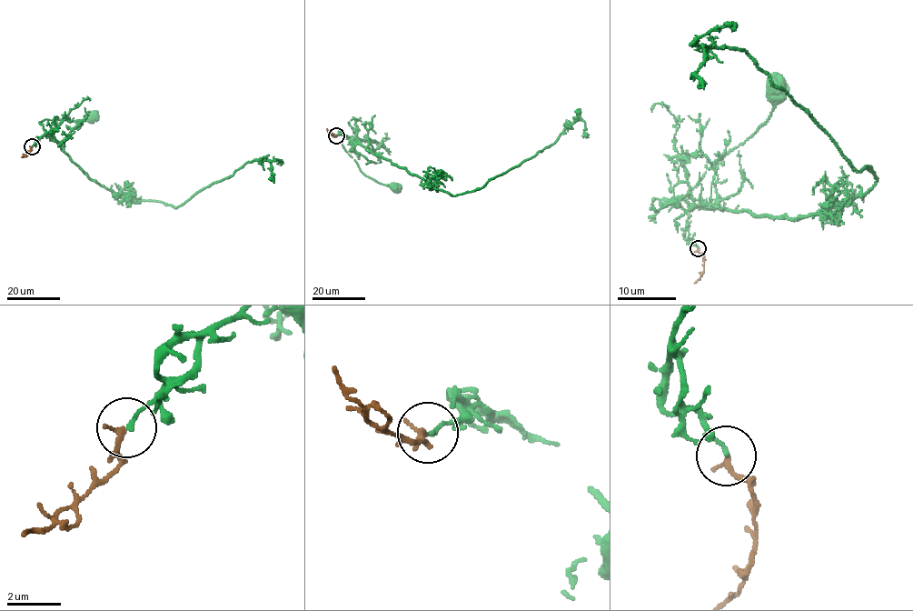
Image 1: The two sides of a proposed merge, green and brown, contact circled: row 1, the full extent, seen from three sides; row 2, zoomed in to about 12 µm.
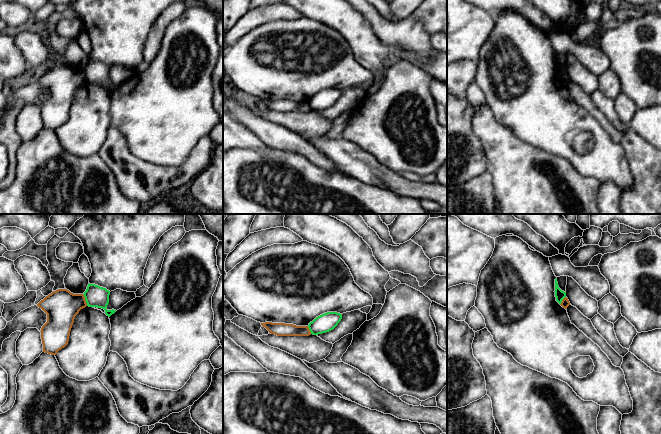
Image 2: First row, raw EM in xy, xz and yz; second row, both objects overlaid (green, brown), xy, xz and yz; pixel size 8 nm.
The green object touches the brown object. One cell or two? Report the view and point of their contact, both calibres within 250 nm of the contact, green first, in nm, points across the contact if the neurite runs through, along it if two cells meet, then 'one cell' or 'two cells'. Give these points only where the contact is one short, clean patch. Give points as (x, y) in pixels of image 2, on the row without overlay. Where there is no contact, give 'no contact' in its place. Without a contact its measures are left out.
contact xy (85, 75); calibres 170 and 280 nm; border xy (82, 70), (87, 81); two cells

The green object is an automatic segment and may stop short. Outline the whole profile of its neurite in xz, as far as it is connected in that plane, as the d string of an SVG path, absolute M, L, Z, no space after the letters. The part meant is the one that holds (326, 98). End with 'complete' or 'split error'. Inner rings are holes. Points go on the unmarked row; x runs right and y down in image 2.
M327 88L310 98L308 104L313 111L326 109L333 106L341 95L342 90L337 88Z; complete

